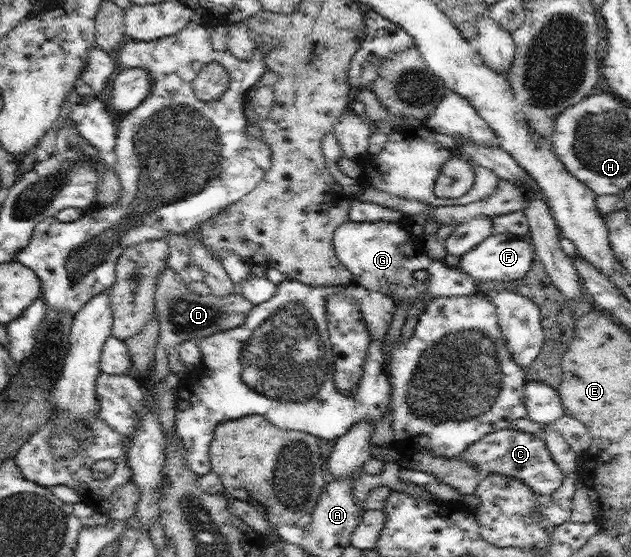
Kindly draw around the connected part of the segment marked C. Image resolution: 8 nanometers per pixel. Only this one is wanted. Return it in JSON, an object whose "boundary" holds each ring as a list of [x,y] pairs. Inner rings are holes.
{"boundary":[[[504,428],[480,438],[470,445],[460,455],[450,458],[462,458],[476,464],[476,471],[480,474],[494,472],[506,474],[510,478],[518,478],[528,484],[536,495],[548,495],[560,488],[564,481],[564,470],[556,464],[542,434],[532,434],[513,428]]]}

